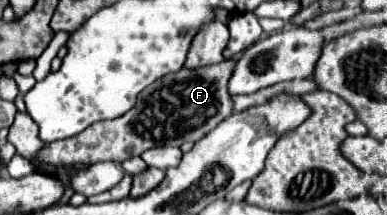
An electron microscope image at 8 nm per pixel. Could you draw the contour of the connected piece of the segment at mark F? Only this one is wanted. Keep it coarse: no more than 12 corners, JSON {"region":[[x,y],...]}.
{"region":[[235,60],[165,74],[123,116],[49,142],[51,166],[197,142],[233,114]]}

